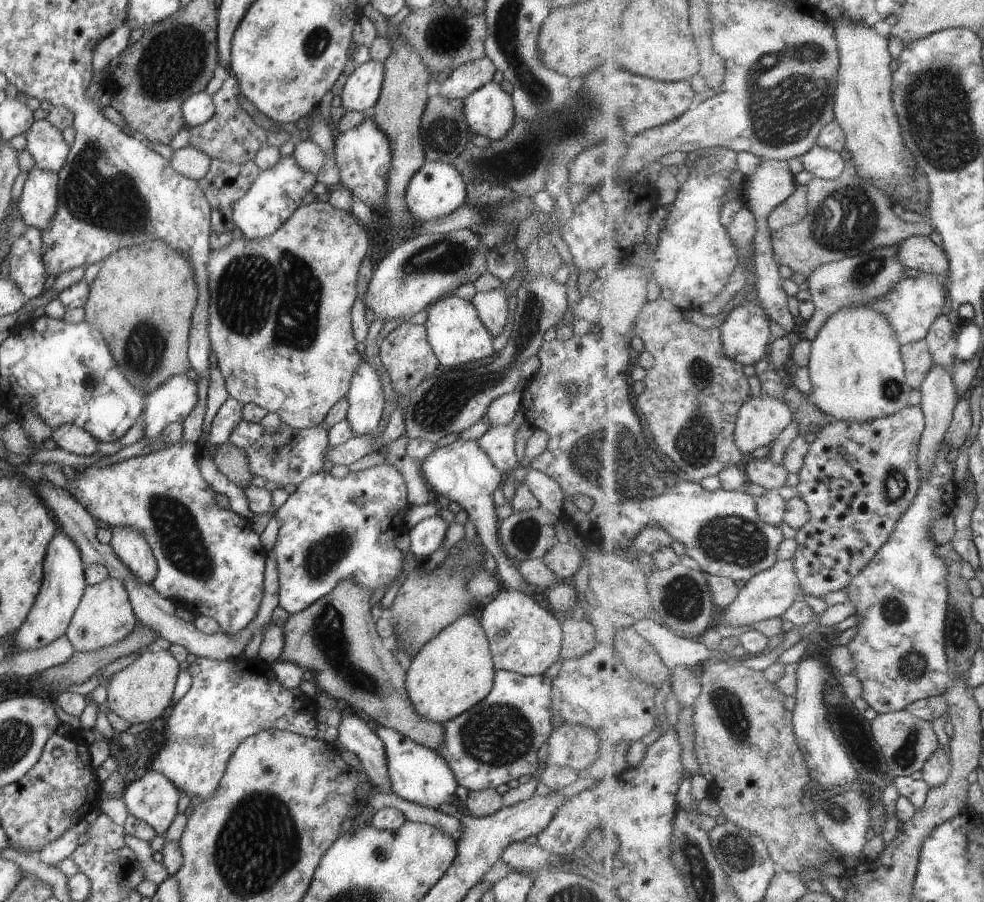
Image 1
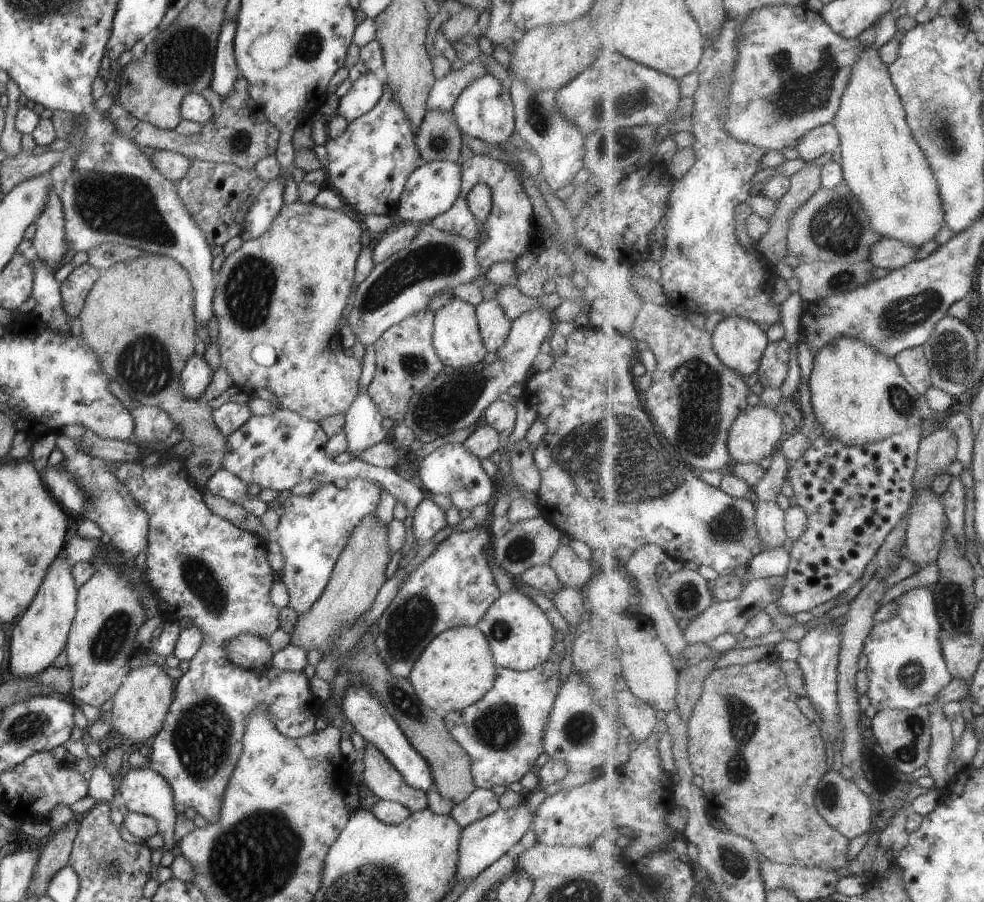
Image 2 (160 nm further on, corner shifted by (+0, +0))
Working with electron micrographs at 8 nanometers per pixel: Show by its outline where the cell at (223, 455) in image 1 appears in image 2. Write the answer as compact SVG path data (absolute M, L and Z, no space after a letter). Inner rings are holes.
M147 253L142 257L135 257L134 259L127 259L124 261L117 261L111 266L104 269L101 274L97 277L97 280L91 285L89 292L86 294L83 306L81 307L80 313L78 314L78 319L80 320L81 330L80 336L82 337L82 342L92 348L92 351L96 354L98 358L99 366L102 371L106 374L106 377L112 381L120 384L121 388L127 392L127 396L131 400L138 402L139 405L145 405L148 407L157 407L159 410L166 412L174 427L179 428L183 437L189 438L192 446L192 451L188 457L185 458L183 462L188 474L188 480L200 491L203 490L205 481L211 476L217 469L221 468L220 464L224 456L232 455L228 452L227 448L230 445L226 438L226 435L222 435L219 429L213 425L213 420L211 419L211 411L208 407L208 402L201 401L200 398L197 399L184 399L182 395L182 390L179 382L180 372L183 370L186 360L191 356L193 348L195 348L196 336L196 320L194 319L194 298L193 289L190 278L188 277L188 272L178 263L175 262L171 257L167 255L156 255L155 253Z

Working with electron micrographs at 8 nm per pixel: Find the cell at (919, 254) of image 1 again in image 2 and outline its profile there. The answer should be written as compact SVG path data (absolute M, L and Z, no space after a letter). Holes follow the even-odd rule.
M883 238L870 248L869 258L875 267L894 271L916 261L918 249L897 239Z

